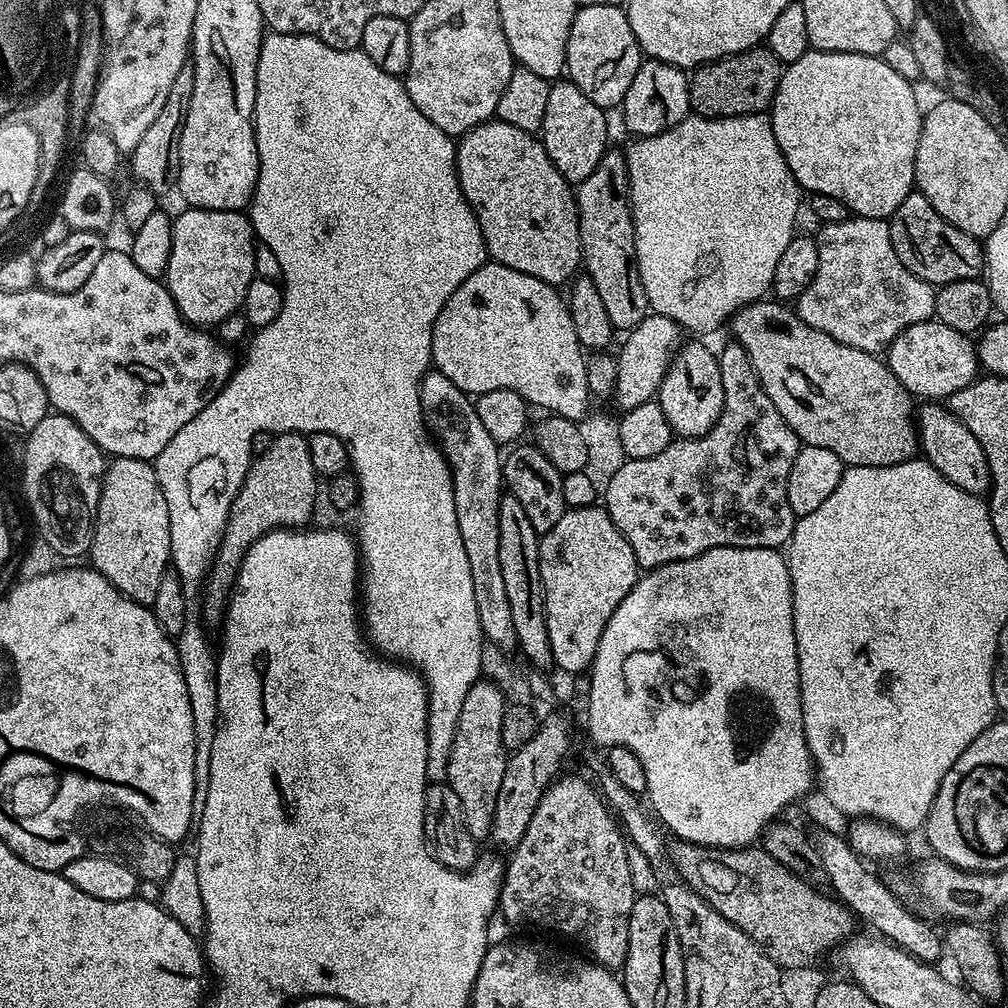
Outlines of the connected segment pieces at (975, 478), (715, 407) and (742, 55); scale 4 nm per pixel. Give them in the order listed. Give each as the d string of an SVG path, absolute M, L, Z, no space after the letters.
M926 402L917 411L917 433L920 438L921 451L928 463L942 474L943 477L975 496L985 495L991 487L992 472L989 460L981 443L974 438L967 426L941 403Z
M685 343L673 355L658 391L658 403L673 433L680 438L705 436L724 409L720 361L704 344Z
M766 46L747 48L709 60L707 64L699 65L688 81L691 111L702 116L750 116L763 113L771 105L781 71L781 61Z

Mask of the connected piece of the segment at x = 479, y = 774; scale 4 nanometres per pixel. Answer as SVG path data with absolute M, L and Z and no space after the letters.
M487 678L477 680L466 702L462 702L450 750L446 783L452 787L454 794L458 794L458 798L462 798L462 814L466 814L466 826L478 842L487 841L492 835L498 790L502 790L502 778L508 765L509 753L502 742L505 707L506 697L500 684L491 684Z

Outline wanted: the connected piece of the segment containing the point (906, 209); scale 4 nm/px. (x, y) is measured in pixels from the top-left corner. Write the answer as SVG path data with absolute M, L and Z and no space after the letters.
M918 190L902 198L902 206L894 210L887 226L894 254L898 254L902 266L928 284L939 286L958 280L974 280L985 271L986 252L981 241L946 222L946 218L942 218Z

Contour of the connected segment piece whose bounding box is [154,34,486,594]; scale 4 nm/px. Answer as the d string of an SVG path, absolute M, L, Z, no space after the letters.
M268 34L263 37L260 46L260 56L255 62L254 71L256 73L256 95L254 103L250 108L250 115L254 121L254 131L256 134L256 186L252 189L252 198L250 201L250 219L252 221L252 230L255 239L261 245L269 247L273 251L274 256L278 260L280 267L279 279L282 281L282 291L284 301L282 306L276 312L275 318L265 328L255 329L256 337L249 339L248 353L244 356L244 361L235 365L234 371L227 380L224 381L220 392L212 401L209 399L207 403L201 407L198 414L194 414L194 418L190 418L190 422L186 422L186 426L182 426L182 430L178 430L178 434L174 434L174 438L170 438L170 442L166 442L166 446L161 450L159 456L154 461L156 469L156 477L160 483L162 494L166 498L166 506L170 510L170 546L172 547L172 555L170 557L171 567L180 578L180 583L184 585L185 593L192 594L196 587L203 585L206 575L210 570L210 563L214 553L220 543L220 534L224 531L224 524L228 520L228 511L232 509L232 502L240 489L241 482L244 480L245 473L248 472L250 463L250 455L248 456L248 439L256 436L259 432L266 432L269 428L275 430L285 430L294 432L294 424L332 424L332 408L336 408L336 412L340 412L340 416L344 416L346 424L356 424L356 416L364 416L364 408L388 408L388 416L412 416L412 384L416 380L421 380L426 369L432 364L432 324L438 318L438 314L442 310L442 306L450 298L450 294L454 290L458 290L458 286L462 286L462 282L466 282L466 278L470 278L470 274L474 274L476 269L486 263L486 249L484 247L484 239L480 233L480 228L476 225L476 215L472 213L472 207L464 201L464 195L460 189L460 180L456 177L455 168L455 145L453 137L444 132L438 126L434 126L428 119L422 115L414 106L414 102L408 97L405 85L401 83L397 77L391 76L388 72L382 71L374 61L370 60L366 53L362 50L353 50L351 52L337 52L336 49L326 46L315 36L285 36L283 34Z

